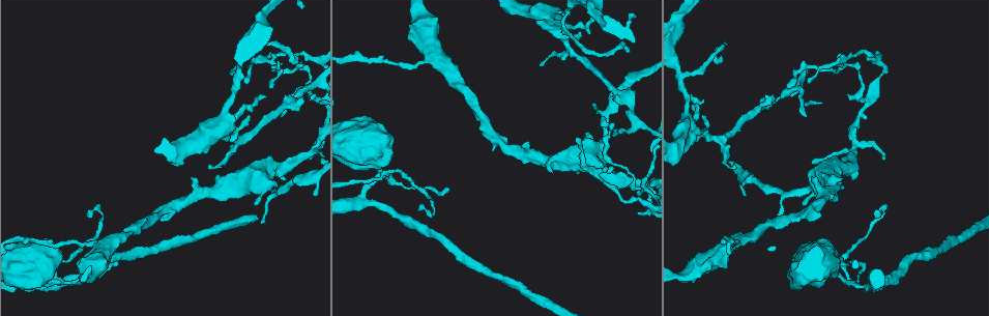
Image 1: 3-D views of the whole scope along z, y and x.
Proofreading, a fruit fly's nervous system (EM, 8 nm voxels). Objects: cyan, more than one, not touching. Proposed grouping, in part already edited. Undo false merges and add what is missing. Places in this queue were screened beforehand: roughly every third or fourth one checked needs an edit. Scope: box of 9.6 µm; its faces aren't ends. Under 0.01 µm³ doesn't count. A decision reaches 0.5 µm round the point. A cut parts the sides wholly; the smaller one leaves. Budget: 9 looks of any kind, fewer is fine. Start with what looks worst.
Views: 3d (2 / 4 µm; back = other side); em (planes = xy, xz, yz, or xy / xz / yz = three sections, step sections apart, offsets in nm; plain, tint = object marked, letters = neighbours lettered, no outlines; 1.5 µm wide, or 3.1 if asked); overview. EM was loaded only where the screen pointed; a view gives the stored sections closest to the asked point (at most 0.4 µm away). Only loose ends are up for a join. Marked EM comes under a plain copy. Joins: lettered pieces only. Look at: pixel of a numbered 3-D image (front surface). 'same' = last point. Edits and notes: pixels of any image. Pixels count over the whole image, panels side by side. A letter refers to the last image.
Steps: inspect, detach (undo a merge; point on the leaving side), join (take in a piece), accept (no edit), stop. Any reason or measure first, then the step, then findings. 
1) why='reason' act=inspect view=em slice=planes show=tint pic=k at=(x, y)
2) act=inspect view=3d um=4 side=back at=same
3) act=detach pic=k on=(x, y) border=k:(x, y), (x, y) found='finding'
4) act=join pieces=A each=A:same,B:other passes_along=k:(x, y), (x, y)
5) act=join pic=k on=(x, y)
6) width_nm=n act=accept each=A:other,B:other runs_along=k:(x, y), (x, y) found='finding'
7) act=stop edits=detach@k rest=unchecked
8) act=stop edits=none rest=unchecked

act=inspect view=3d um=4 pic=1 at=(276, 44)

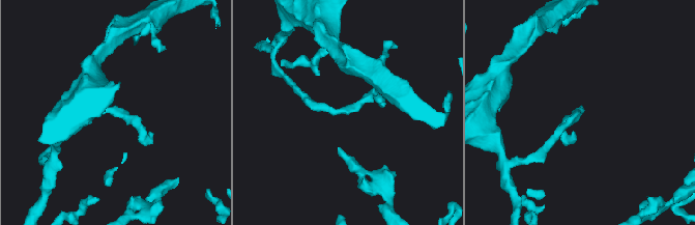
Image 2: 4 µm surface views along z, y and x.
act=inspect view=em slice=planes show=tint pic=2 at=(119, 108)

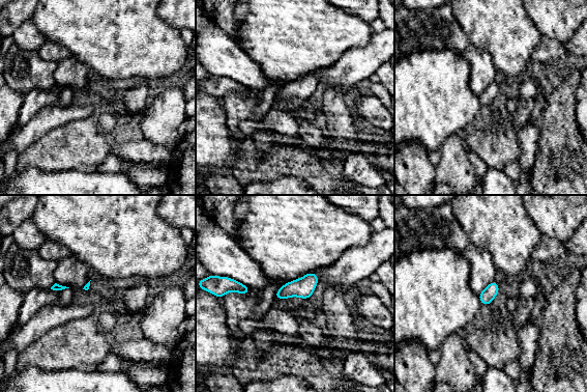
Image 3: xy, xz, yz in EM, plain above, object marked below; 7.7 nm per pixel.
why='what lies round it' act=inspect view=em slice=planes show=letters at=same

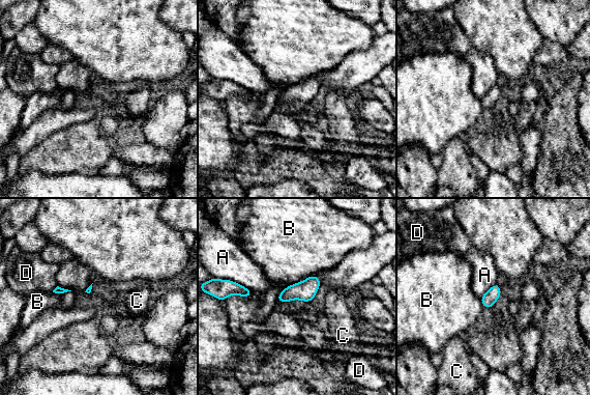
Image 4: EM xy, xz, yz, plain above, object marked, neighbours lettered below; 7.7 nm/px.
act=accept each=A:other,B:other,C:other,D:other border=4:(229, 279), (252, 291) found='one neuron here'

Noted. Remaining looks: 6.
why='tapers out' act=inspect view=3d um=2 side=back pic=1 at=(265, 96)

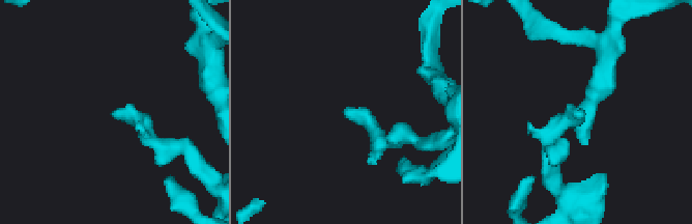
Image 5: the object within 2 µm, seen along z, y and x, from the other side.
act=inspect view=em slice=planes show=letters pic=5 at=(345, 111)

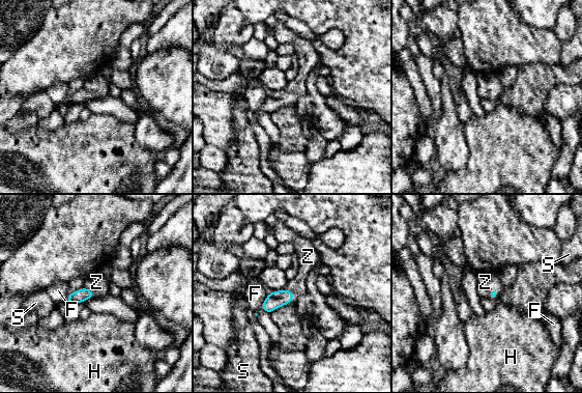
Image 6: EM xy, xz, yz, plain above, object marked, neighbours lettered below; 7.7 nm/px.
longest_contact=F:160nm act=join pieces=Z each=F:other,H:other,S:other,Z:same found='the neuron continues'

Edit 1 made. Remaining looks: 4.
why='redraw' act=inspect view=overview

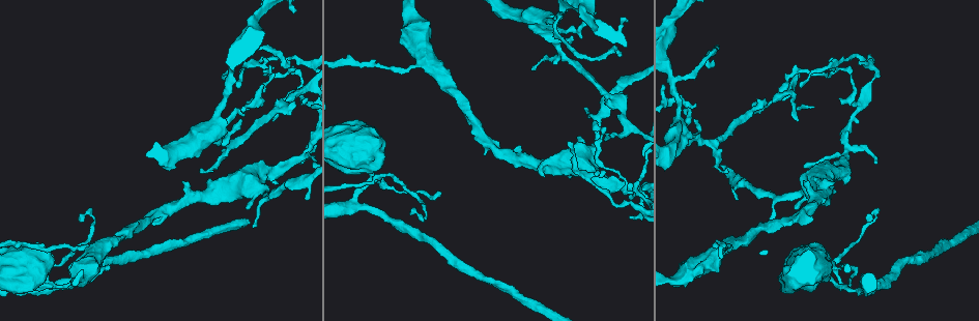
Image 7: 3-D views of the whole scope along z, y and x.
why='sudden change in width' act=inspect view=em slice=planes show=letters pic=7 at=(800, 193)

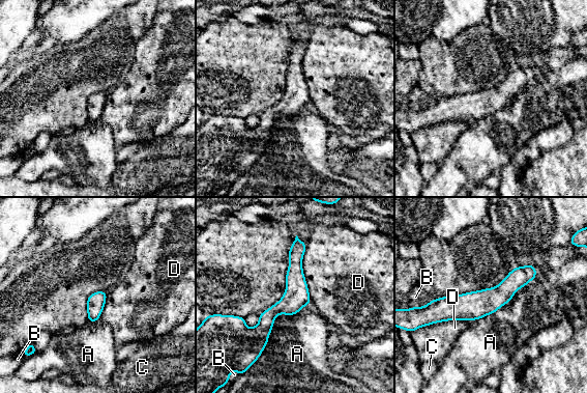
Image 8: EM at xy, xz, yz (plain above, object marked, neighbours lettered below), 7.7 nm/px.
act=accept each=A:other,B:other,C:other,D:other border=8:(310, 304), (275, 316), (258, 358) found='all the same neuron'

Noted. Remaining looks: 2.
why='branch stops here' act=inspect view=3d um=2 pic=7 at=(411, 213)

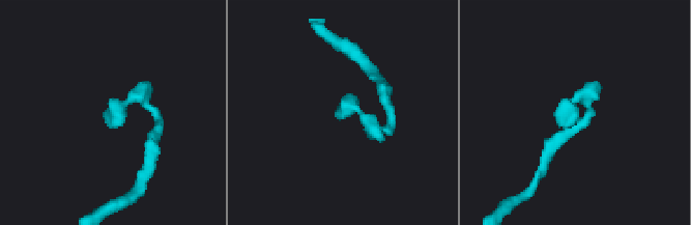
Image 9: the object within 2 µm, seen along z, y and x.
why='now the EM' act=inspect view=em slice=planes show=letters pic=9 at=(337, 117)

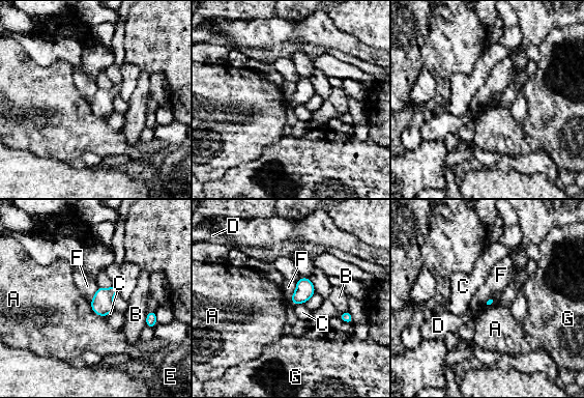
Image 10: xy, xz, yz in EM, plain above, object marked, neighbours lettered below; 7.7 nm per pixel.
act=accept each=A:other,B:other,C:other,D:other,E:other,F:other,G:other border=10:(296, 282), (291, 297), (293, 305) found='none of them fits'

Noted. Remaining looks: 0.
act=stop edits=join@6 rest=unchecked

